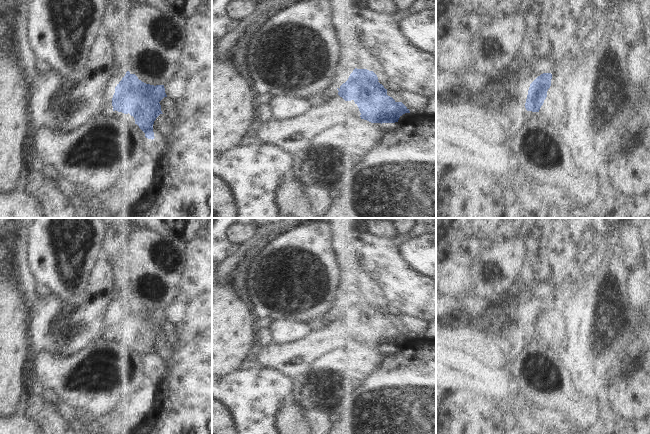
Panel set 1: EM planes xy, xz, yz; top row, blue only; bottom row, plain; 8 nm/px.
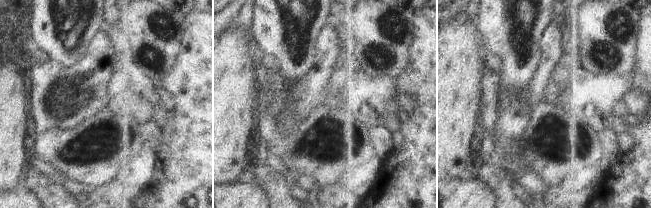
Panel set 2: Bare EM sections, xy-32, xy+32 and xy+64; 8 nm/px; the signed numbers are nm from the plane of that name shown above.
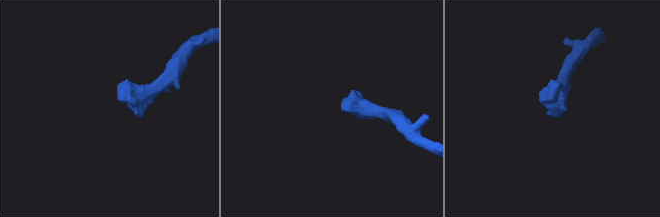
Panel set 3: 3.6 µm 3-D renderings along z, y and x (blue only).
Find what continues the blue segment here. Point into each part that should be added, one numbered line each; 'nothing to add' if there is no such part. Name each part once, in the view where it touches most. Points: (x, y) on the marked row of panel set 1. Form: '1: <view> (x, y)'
1: yz (553, 109).

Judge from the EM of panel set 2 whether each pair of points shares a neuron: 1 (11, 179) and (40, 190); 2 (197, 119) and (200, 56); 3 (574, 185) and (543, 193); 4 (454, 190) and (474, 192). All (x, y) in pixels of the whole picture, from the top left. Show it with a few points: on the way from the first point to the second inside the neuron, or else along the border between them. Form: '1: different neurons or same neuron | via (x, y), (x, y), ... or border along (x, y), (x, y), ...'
1: different neurons | border along (27, 167), (18, 186)
2: same neuron | via (198, 103), (200, 99), (200, 72)
3: different neurons | border along (553, 189), (566, 197)
4: same neuron | via (459, 192), (469, 192)

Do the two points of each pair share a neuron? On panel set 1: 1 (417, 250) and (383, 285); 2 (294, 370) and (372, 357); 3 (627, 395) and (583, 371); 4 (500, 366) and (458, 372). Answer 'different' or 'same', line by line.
1: different
2: different
3: different
4: different

